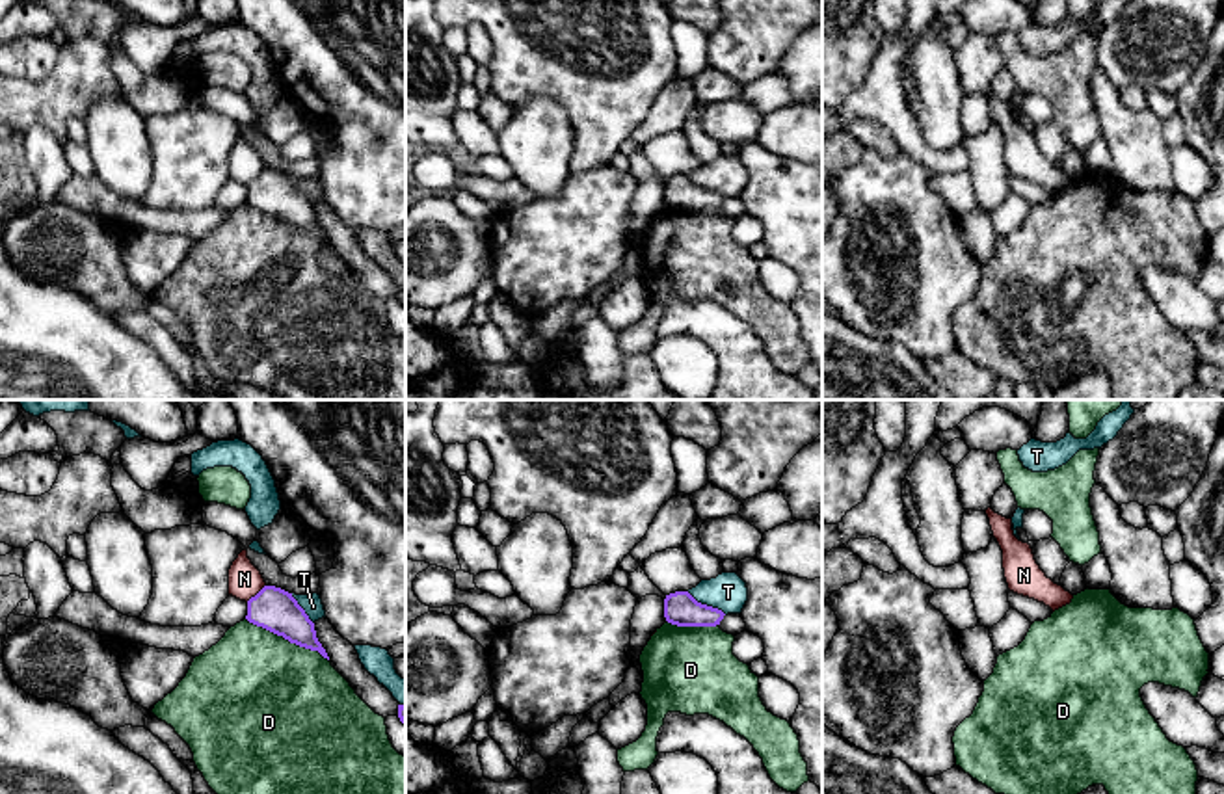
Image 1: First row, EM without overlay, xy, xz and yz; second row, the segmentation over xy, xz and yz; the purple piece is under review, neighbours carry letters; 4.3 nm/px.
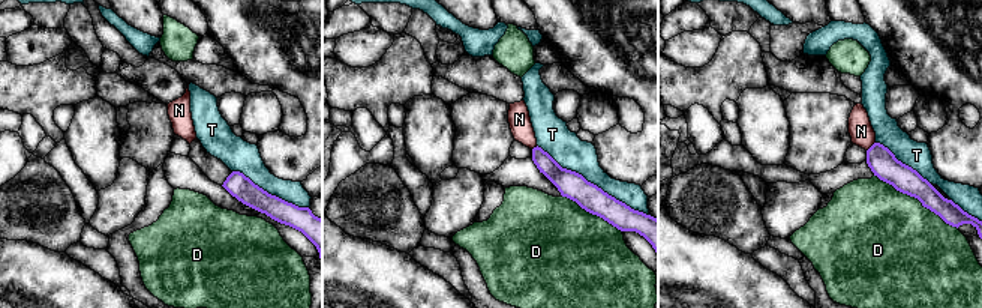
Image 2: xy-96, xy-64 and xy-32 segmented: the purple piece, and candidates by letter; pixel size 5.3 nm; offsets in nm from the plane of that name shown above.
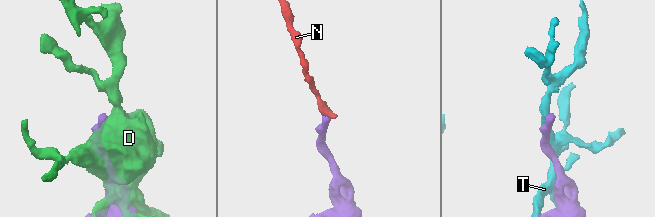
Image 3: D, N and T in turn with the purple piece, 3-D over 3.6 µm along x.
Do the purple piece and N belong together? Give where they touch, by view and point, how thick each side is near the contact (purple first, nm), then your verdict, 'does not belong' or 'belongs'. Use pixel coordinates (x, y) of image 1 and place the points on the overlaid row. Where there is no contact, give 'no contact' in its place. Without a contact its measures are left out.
contact xy (257, 594); calibres 190 and 140 nm; does not belong

